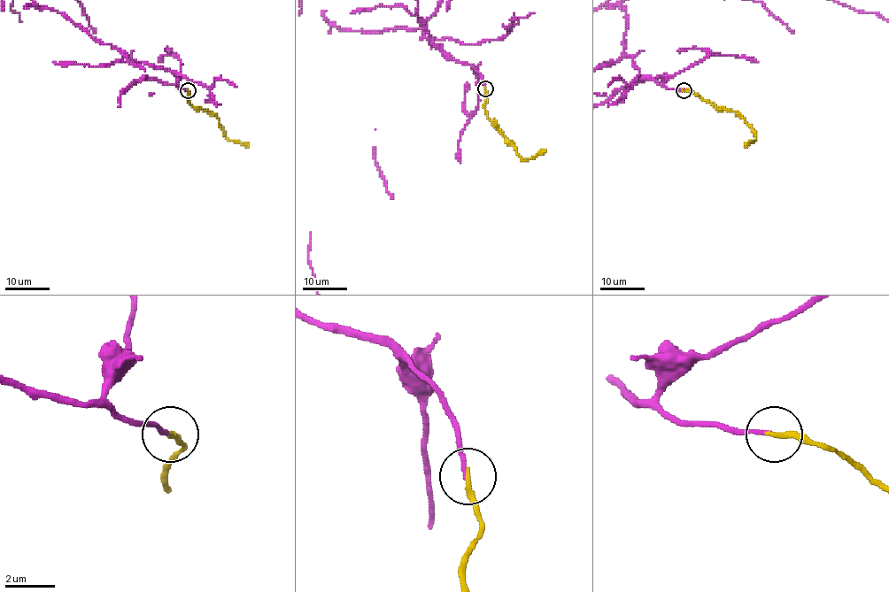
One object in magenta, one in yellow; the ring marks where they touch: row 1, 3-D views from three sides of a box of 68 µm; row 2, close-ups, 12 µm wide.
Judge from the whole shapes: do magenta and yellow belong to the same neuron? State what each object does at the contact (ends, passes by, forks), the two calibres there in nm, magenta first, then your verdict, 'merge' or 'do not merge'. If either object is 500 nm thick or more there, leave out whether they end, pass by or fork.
magenta ends | yellow ends | 140/240 nm | merge

